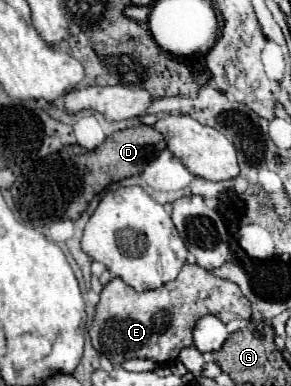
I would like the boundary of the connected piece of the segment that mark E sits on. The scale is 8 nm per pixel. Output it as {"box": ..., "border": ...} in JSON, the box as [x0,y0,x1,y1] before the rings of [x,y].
{"box":[90,264,252,366],"border":[[[186,264],[178,278],[170,282],[170,288],[160,286],[146,292],[136,292],[120,278],[112,278],[100,294],[96,316],[90,326],[90,336],[98,354],[110,358],[112,364],[140,358],[166,366],[178,358],[182,348],[194,344],[194,324],[204,314],[222,316],[224,322],[250,320],[252,308],[238,284],[218,278],[198,264]]]}

